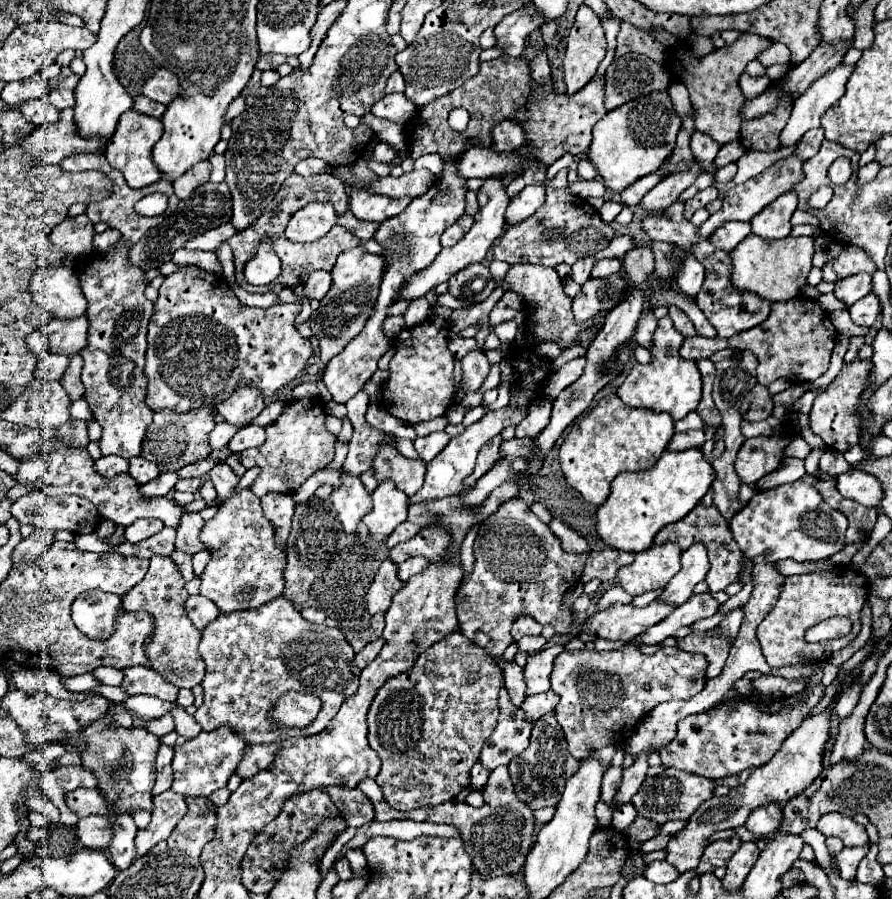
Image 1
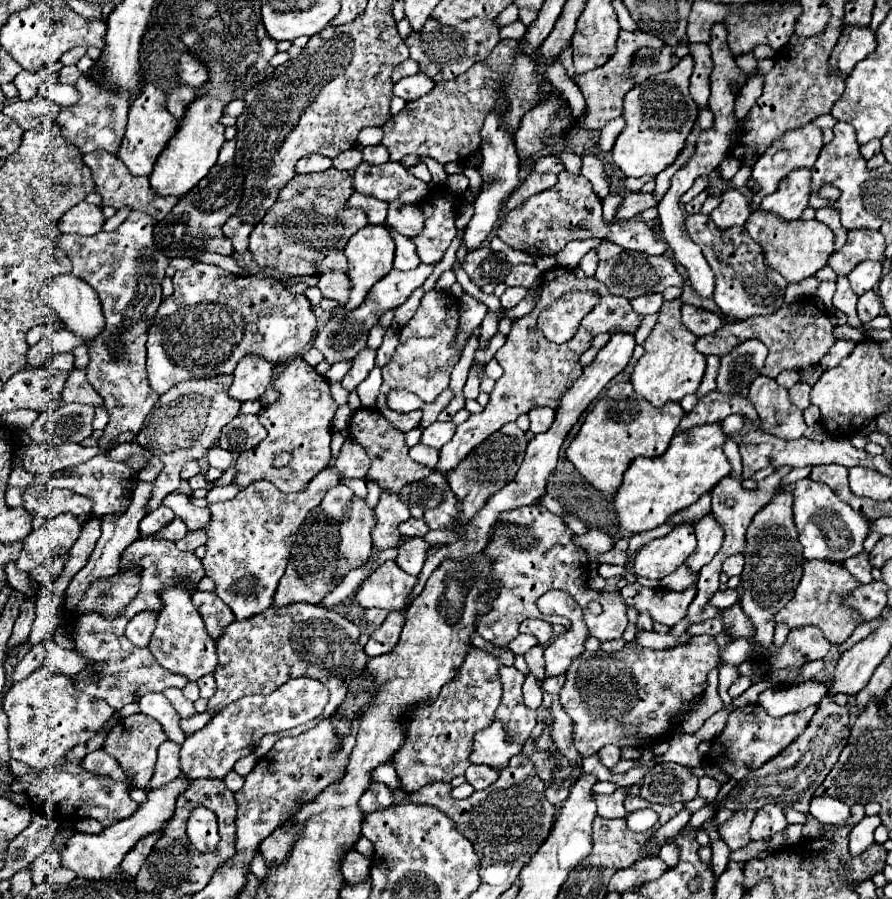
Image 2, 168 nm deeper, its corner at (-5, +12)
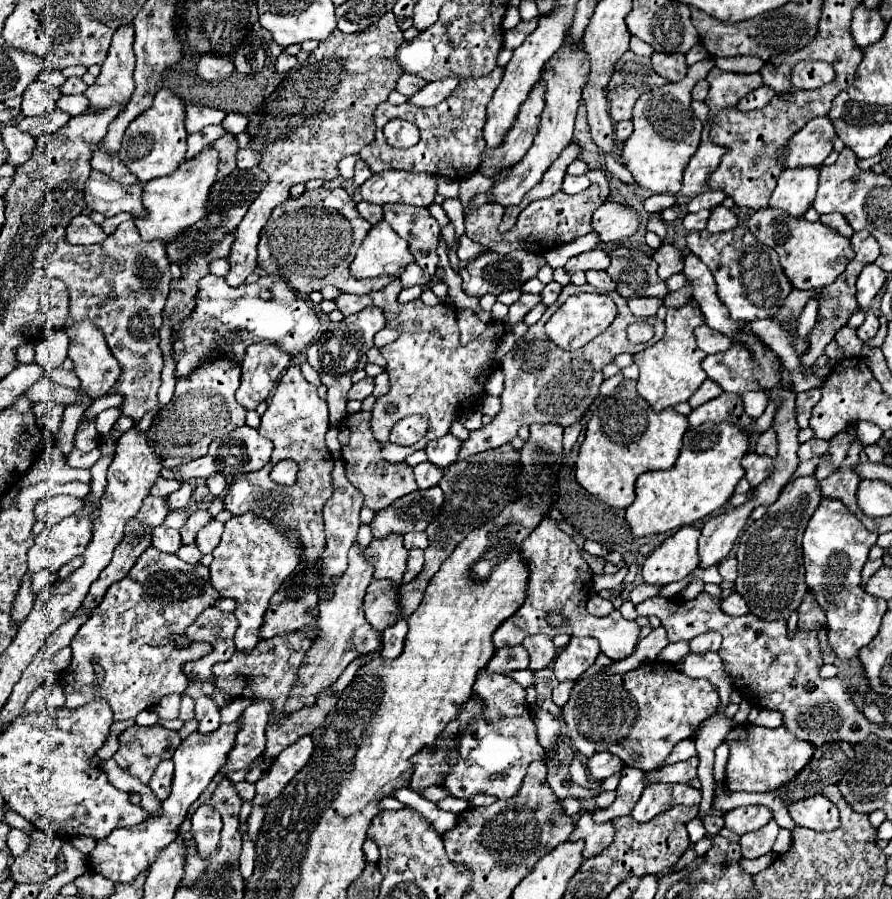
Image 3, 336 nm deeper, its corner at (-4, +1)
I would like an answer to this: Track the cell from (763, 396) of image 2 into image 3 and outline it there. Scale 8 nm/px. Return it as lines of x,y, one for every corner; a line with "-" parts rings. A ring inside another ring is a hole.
767,429
765,433
759,435
755,451
757,451
759,455
769,455
769,457
775,457
775,455
777,455
777,449
775,449
775,433
773,433
773,429

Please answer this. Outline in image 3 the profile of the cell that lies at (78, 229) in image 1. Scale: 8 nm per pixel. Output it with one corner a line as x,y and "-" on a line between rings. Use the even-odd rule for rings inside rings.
77,215
69,227
67,227
67,235
65,239
73,245
93,245
93,243
101,243
107,239
107,235
101,231
101,227
97,223
93,223
87,215

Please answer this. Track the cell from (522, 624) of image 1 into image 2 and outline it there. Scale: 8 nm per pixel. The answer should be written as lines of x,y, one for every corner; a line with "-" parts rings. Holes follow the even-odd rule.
530,618
530,620
524,620
520,624
520,632
526,632
526,634
534,634
540,642
540,646
544,646
550,638
552,638
552,626
544,620
536,620
536,618

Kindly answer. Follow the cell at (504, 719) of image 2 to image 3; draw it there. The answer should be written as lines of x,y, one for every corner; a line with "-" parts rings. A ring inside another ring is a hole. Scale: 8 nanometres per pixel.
483,669
473,693
483,703
483,715
457,733
457,745
449,751
449,773
441,787
457,799
471,799
477,793
497,799
515,797
529,763
545,759
545,749
537,743
535,723
525,701
525,689
511,677
489,675

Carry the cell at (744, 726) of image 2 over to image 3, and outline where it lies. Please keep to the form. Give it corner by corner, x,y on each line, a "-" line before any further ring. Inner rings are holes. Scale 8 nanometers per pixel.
739,725
729,733
729,761
725,769
725,787
729,791
773,791
793,781
811,761
813,745
793,739
785,727
767,729
757,725

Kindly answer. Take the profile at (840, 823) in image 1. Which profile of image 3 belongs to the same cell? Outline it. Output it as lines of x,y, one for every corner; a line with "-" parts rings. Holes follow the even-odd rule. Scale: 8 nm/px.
813,795
809,799
791,803
789,815
797,825
813,831
833,831
839,827
839,811
823,795

